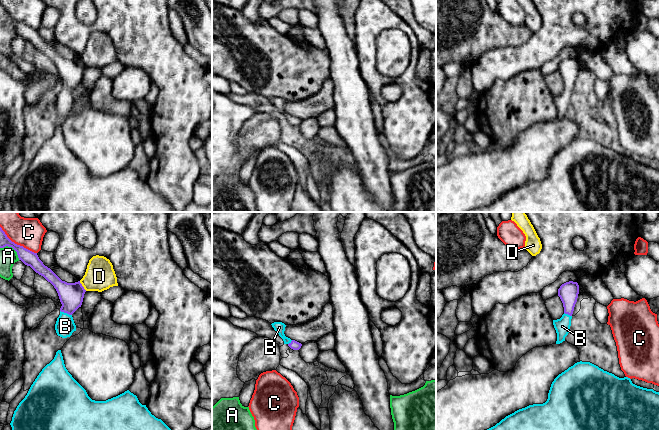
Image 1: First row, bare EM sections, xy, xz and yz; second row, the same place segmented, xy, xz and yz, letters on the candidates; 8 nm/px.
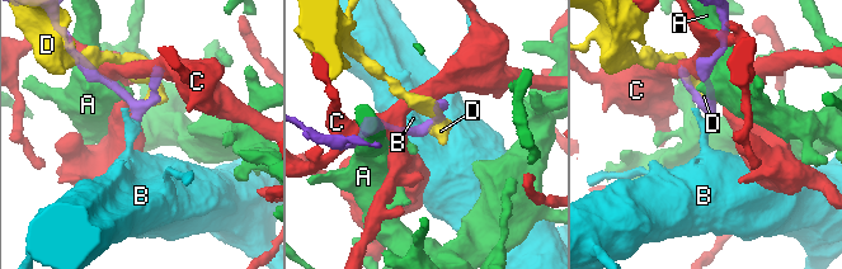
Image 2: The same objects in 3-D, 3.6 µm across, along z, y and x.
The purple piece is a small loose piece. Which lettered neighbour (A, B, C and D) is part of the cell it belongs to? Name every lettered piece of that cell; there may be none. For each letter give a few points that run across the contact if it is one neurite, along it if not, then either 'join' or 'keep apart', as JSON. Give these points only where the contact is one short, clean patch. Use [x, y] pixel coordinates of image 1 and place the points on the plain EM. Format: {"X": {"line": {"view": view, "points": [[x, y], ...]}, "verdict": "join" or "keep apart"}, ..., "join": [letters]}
{"A": {"verdict": "keep apart"}, "B": {"line": {"view": "xy", "points": [[71, 71], [71, 77], [66, 88], [65, 102]]}, "verdict": "join"}, "C": {"verdict": "keep apart"}, "D": {"verdict": "keep apart"}, "join": ["B"]}

